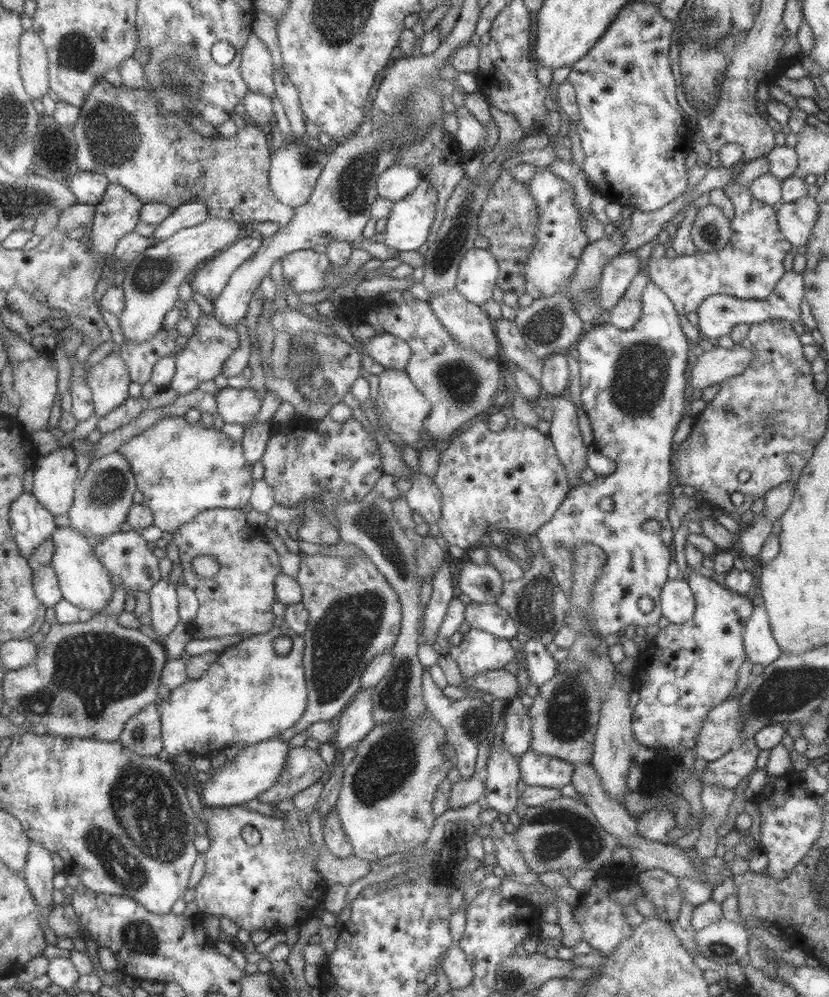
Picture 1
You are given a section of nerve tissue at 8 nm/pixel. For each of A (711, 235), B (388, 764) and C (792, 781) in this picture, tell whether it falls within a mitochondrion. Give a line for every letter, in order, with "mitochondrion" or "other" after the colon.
A: mitochondrion
B: mitochondrion
C: other

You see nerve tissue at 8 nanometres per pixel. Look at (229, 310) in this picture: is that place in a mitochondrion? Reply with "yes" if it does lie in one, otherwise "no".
no

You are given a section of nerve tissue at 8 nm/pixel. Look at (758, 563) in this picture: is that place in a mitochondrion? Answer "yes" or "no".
no

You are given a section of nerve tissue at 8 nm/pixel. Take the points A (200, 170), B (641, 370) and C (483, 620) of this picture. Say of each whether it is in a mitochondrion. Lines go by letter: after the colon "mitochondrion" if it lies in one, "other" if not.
A: mitochondrion
B: mitochondrion
C: other

